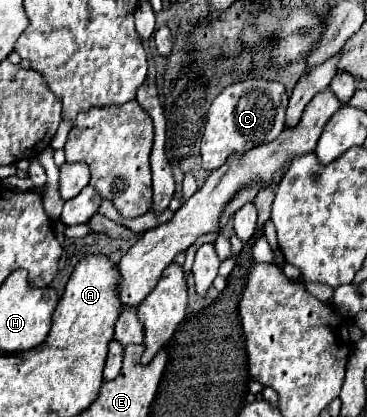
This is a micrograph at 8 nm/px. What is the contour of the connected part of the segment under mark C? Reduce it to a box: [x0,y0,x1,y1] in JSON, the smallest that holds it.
[201,79,287,171]

